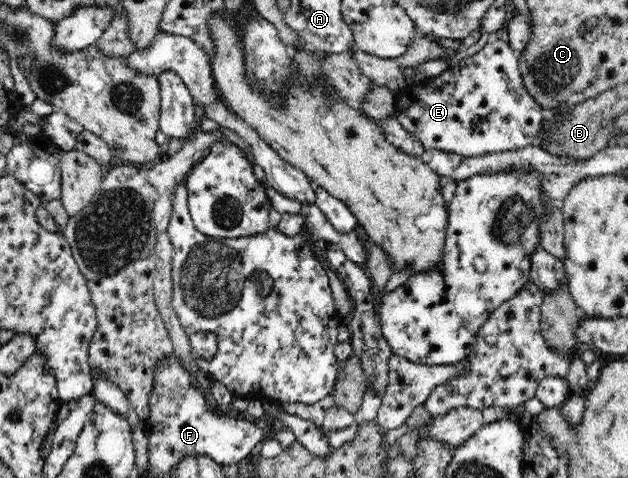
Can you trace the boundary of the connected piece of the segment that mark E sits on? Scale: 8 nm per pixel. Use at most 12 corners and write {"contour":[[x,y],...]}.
{"contour":[[499,35],[395,97],[425,149],[536,143],[546,112]]}

